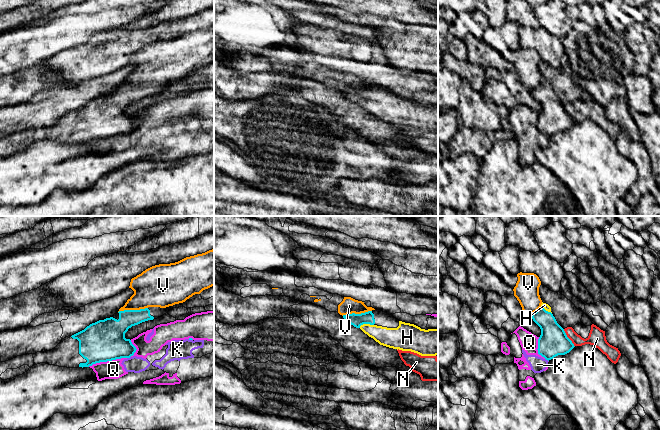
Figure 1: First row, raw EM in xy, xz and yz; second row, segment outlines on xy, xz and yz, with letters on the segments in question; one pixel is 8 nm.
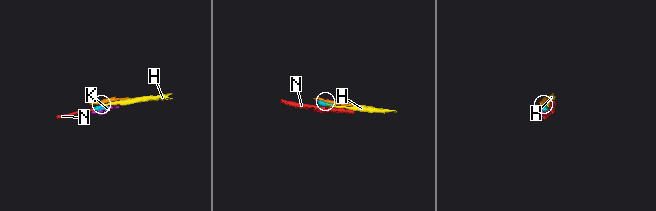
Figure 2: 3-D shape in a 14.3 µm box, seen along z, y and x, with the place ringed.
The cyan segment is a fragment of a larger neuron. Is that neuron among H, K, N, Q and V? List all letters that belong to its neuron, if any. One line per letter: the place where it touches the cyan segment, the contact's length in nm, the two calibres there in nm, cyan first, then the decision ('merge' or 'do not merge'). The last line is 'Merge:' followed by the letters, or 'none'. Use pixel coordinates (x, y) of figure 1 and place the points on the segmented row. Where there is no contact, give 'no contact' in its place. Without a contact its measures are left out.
H: xz (366, 323) | 120 nm | 100/160 nm | merge
K: xy (128, 357) | 40 nm | 320/130 nm | do not merge
N: yz (568, 338) | 170 nm | 240/140 nm | do not merge
Q: xy (107, 360) | 320 nm | 320/150 nm | do not merge
V: xy (132, 310) | 240 nm | 240/300 nm | do not merge
Merge: H

